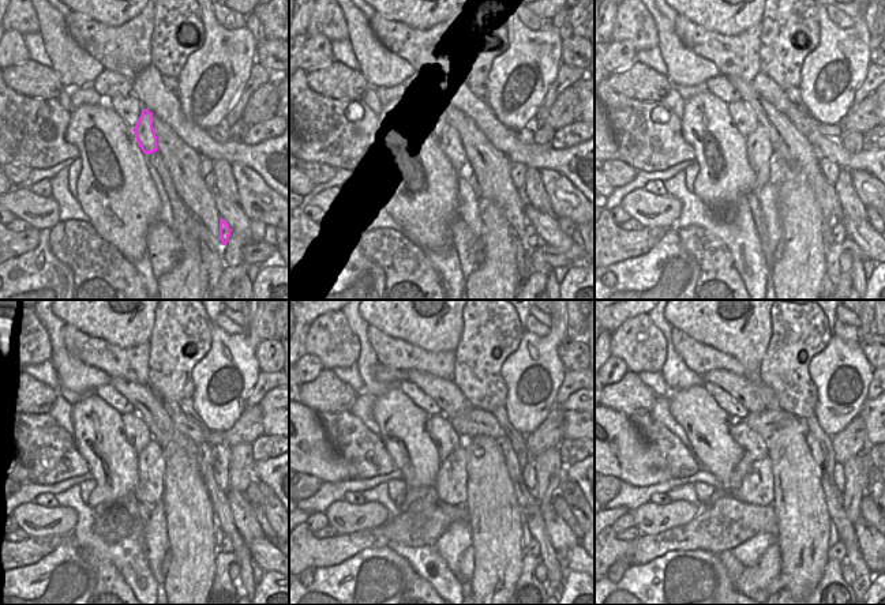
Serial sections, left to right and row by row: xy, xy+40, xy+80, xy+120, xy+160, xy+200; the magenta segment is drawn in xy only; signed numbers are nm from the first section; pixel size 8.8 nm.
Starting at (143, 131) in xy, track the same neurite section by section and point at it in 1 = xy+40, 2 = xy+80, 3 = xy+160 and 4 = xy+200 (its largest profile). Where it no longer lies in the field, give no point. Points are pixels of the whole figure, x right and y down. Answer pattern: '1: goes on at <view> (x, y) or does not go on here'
1: goes on at xy+40 (452, 142)
2: goes on at xy+80 (760, 151)
3: goes on at xy+160 (450, 485)
4: goes on at xy+200 (757, 487)

